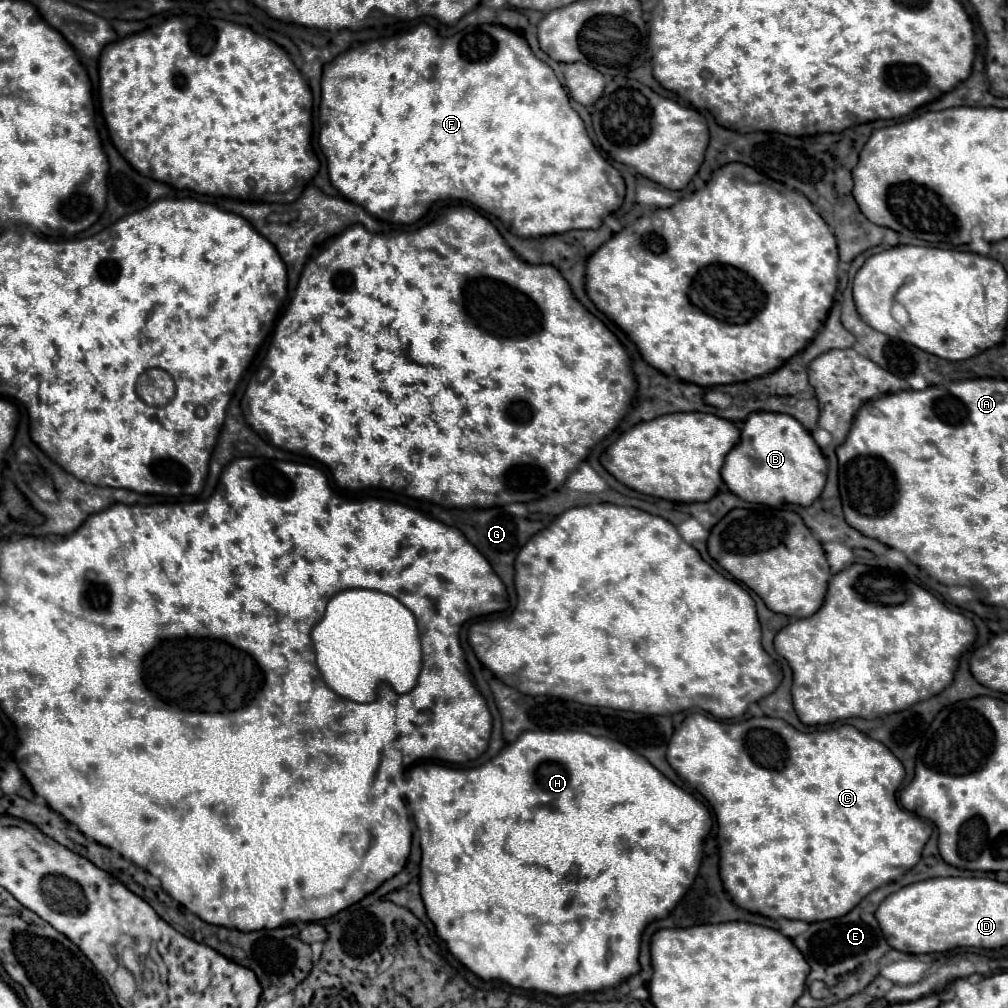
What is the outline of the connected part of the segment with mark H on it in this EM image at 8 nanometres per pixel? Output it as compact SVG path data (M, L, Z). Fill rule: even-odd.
M578 730L522 732L520 738L504 746L498 756L470 770L456 770L436 762L416 764L406 774L406 798L420 834L420 888L426 914L436 928L436 936L444 940L448 952L478 978L500 980L514 988L552 996L572 996L616 988L626 978L640 972L638 954L642 932L650 922L666 918L684 898L686 890L694 884L704 858L702 844L712 828L712 816L708 808L692 794L670 782L644 756L624 746L622 742ZM534 900L538 900L538 932L534 932Z

